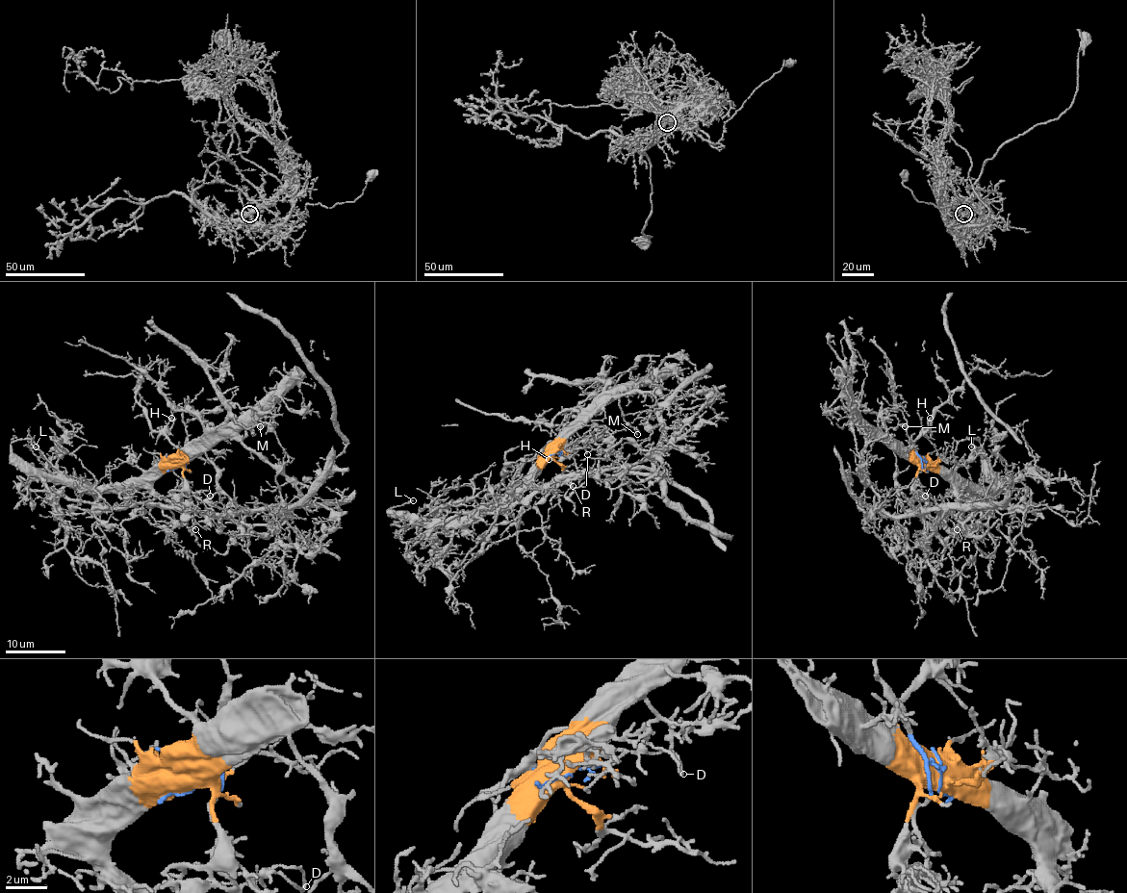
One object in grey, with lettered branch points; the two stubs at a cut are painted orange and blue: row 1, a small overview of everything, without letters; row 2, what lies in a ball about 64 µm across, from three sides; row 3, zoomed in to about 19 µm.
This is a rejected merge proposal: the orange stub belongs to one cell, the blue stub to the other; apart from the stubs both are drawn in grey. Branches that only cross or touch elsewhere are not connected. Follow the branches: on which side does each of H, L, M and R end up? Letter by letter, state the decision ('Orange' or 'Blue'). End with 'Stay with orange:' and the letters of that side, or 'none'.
H: Orange
L: Orange
M: Orange
R: Orange
Stay with orange: H, L, M, R

